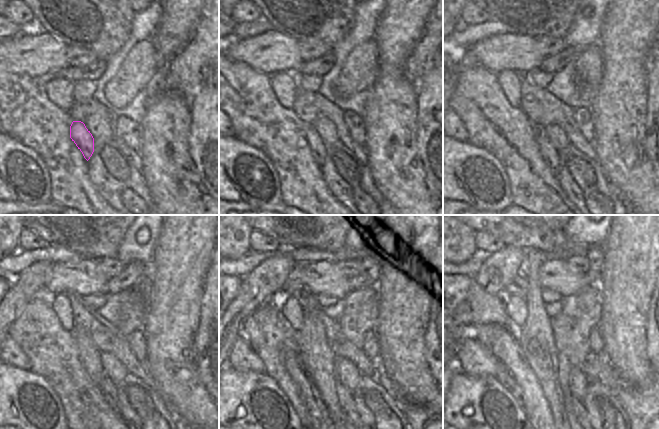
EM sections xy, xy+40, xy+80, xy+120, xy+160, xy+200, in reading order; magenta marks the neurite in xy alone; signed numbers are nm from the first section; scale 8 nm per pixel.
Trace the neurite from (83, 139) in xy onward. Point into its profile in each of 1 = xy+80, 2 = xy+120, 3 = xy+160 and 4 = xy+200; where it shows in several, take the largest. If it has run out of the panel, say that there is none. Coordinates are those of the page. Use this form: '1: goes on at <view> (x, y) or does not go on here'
1: goes on at xy+80 (548, 152)
2: goes on at xy+120 (107, 386)
3: goes on at xy+160 (344, 395)
4: goes on at xy+200 (576, 406)

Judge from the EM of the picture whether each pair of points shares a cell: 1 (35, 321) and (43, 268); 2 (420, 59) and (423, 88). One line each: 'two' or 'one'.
1: two
2: two

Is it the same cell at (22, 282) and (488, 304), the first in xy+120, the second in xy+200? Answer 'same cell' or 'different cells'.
different cells

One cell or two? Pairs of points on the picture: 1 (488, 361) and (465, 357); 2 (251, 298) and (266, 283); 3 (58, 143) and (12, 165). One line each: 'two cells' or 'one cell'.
1: one cell
2: one cell
3: two cells

